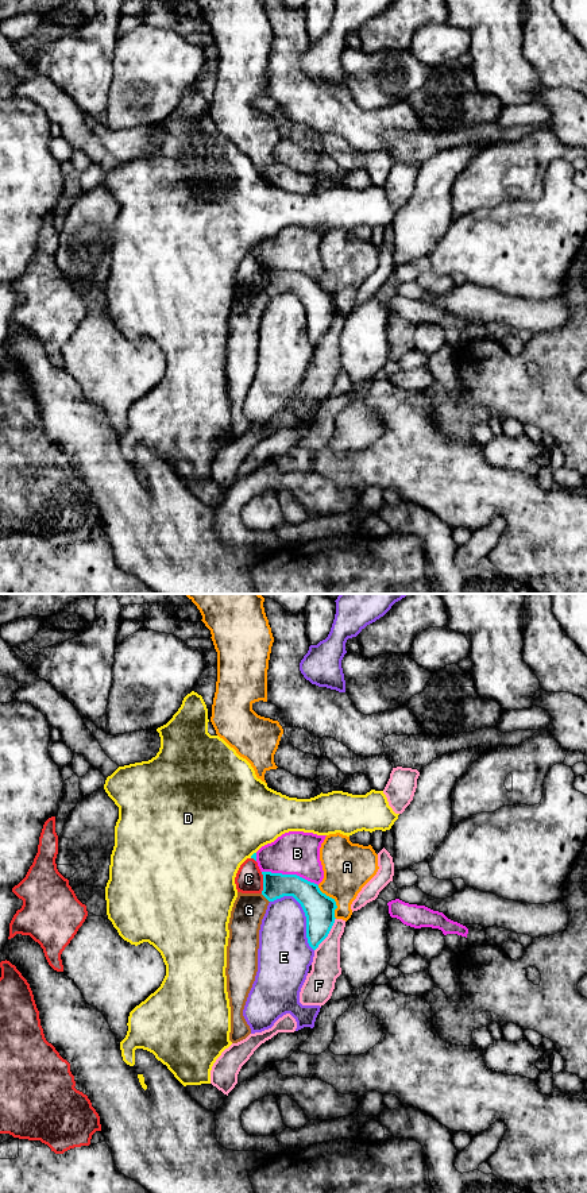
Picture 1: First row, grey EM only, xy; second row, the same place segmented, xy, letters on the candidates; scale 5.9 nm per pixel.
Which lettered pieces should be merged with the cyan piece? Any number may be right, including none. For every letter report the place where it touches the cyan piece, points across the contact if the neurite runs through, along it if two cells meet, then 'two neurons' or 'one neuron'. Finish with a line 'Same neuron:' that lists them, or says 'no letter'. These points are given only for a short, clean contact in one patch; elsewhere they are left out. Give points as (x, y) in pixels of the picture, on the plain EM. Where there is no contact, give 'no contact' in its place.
A: meets cyan in xy at (333, 296); two neurons
B: meets cyan in xy at (290, 270); two neurons
C: meets cyan in xy at (263, 278); two neurons
D: meets cyan in xy at (253, 250); two neurons
E: meets cyan in xy at (304, 307); two neurons
F: meets cyan in xy at (328, 328); two neurons
G: meets cyan in xy at (265, 292); two neurons
Same neuron: no letter

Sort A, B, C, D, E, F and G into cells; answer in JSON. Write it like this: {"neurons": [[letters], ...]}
{"neurons": [["A"], ["B"], ["C"], ["D"], ["E"], ["F"], ["G"]]}

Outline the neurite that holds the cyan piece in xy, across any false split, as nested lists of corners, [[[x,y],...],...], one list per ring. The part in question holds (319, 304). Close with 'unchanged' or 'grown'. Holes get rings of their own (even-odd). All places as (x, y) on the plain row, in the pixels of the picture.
[[[262,267],[262,290],[274,297],[283,292],[293,292],[302,302],[306,312],[306,333],[309,341],[316,345],[328,332],[335,318],[335,294],[323,289],[317,279],[297,270]]] | unchanged

